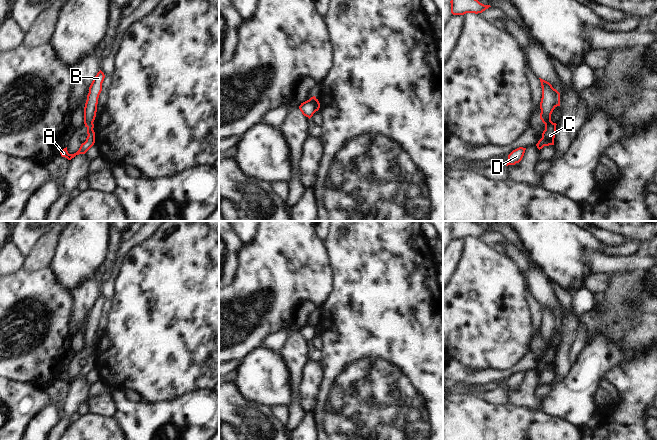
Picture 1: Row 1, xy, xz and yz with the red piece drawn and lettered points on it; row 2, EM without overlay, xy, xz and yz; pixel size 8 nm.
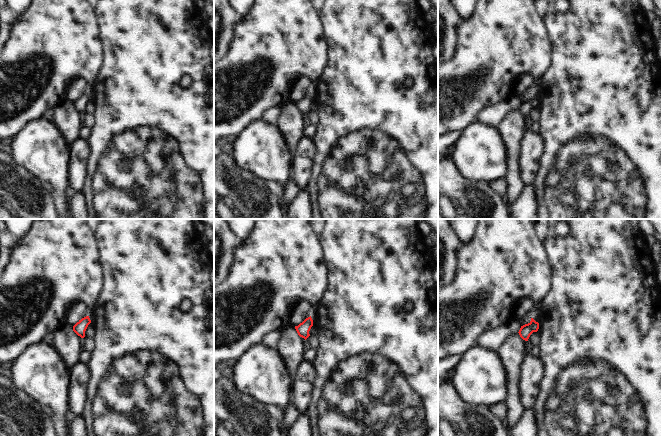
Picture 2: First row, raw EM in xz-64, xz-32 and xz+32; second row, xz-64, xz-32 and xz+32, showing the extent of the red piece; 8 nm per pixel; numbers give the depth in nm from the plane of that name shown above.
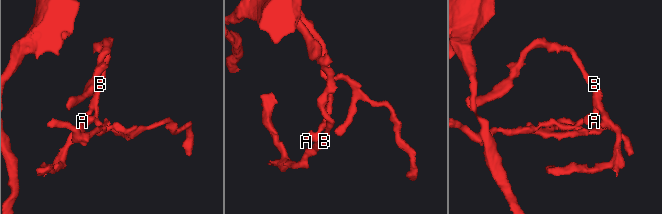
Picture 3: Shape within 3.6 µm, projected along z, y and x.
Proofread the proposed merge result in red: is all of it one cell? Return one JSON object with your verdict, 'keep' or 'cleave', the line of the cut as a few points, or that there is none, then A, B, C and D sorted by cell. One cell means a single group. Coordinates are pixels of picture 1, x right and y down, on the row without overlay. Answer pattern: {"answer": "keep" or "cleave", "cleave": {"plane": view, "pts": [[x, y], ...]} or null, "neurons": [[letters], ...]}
{"answer": "cleave", "cleave": {"plane": "yz", "pts": [[552, 346], [545, 348]]}, "neurons": [["A", "C", "D"], ["B"]]}

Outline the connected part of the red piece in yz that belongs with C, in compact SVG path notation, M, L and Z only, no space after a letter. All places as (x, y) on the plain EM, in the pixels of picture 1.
M556 347L545 348L545 354L542 357L542 362L536 368L539 374L544 370L554 369L556 349Z

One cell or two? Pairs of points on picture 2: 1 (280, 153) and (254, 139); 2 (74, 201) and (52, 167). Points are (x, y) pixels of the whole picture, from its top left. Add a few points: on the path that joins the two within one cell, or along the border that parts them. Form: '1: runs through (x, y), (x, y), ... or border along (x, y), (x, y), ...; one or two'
1: runs through (274, 153), (268, 153), (260, 145); one
2: border along (68, 198), (69, 208); two

